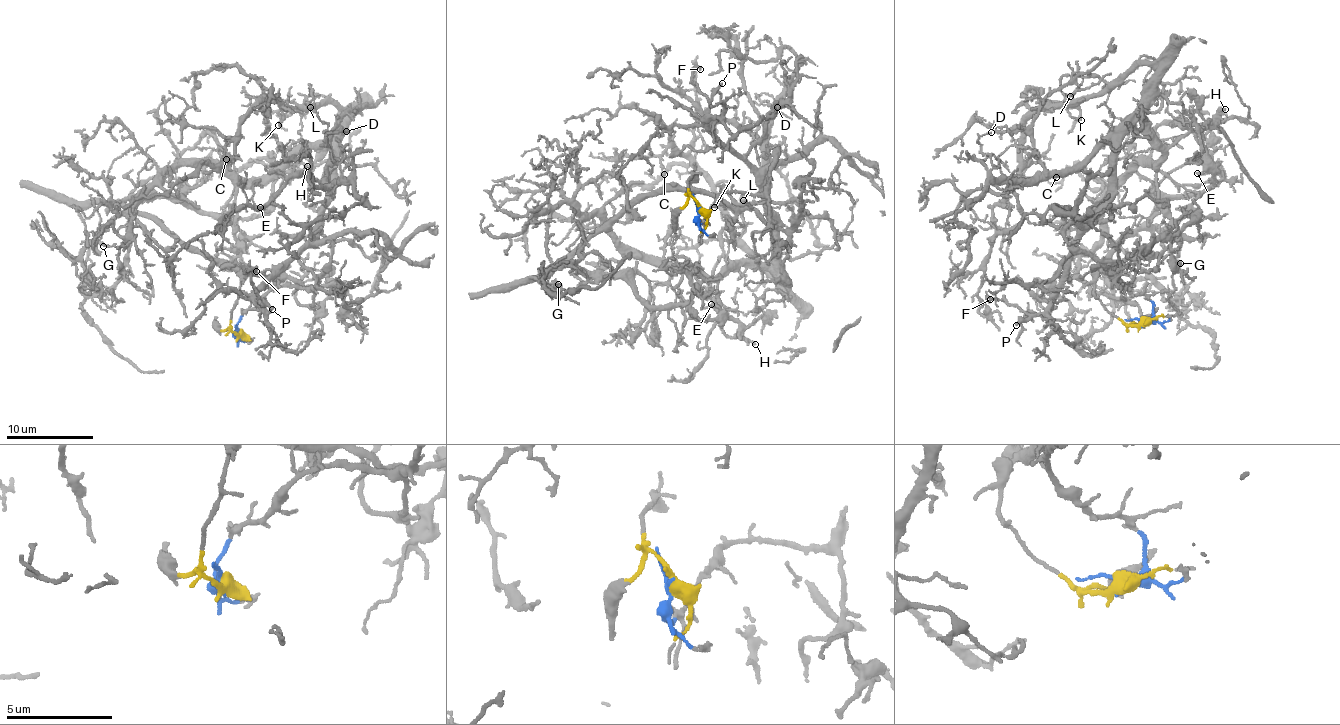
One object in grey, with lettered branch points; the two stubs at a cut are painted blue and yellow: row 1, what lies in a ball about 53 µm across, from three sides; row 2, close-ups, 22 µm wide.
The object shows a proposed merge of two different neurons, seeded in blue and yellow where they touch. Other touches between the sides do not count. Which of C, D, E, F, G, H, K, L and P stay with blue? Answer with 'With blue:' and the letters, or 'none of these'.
With blue: C, D, F, K, L, P

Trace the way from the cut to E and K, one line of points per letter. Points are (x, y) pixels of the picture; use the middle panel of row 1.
E: (698, 209), (693, 172), (687, 188), (639, 193), (571, 259), (618, 274), (651, 305), (713, 319), (711, 303)
K: (698, 209), (699, 225), (725, 193), (762, 194), (779, 148), (762, 198), (777, 285), (717, 196), (715, 206)

